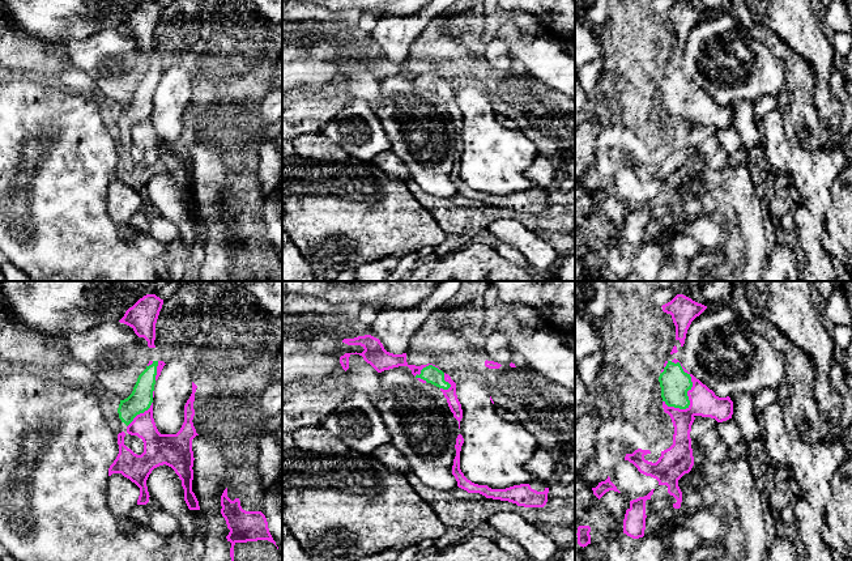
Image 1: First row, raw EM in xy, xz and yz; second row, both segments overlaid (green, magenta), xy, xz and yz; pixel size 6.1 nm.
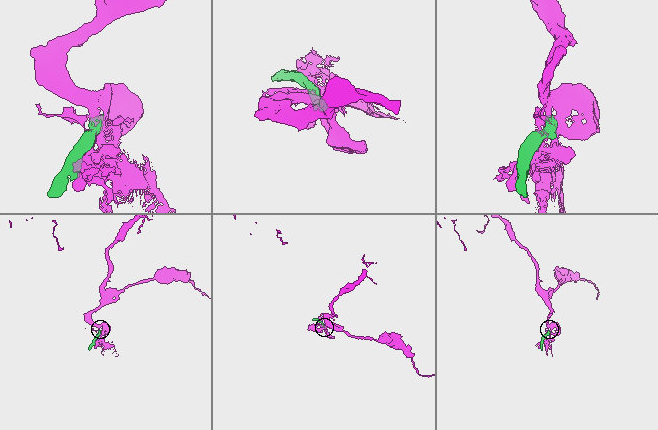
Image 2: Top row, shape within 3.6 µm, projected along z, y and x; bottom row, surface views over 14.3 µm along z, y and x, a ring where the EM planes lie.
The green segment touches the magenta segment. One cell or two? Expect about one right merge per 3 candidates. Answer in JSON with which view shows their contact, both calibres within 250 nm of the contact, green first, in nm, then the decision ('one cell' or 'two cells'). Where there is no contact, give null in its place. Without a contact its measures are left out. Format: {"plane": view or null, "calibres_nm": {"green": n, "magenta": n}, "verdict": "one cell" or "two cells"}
{"plane": "yz", "calibres_nm": {"green": 180, "magenta": 170}, "verdict": "one cell"}

